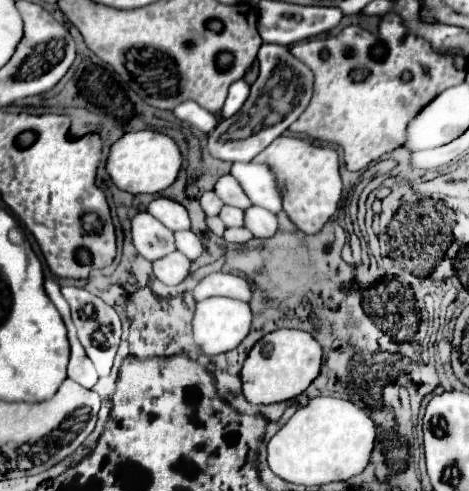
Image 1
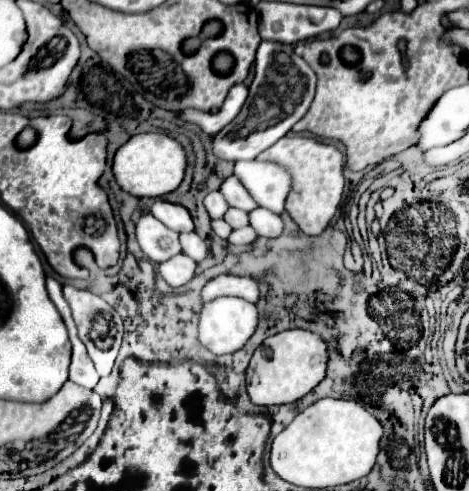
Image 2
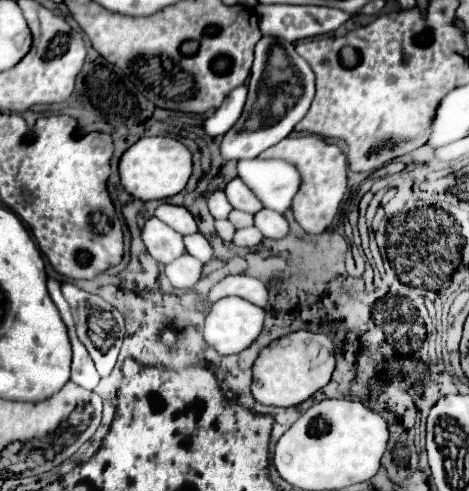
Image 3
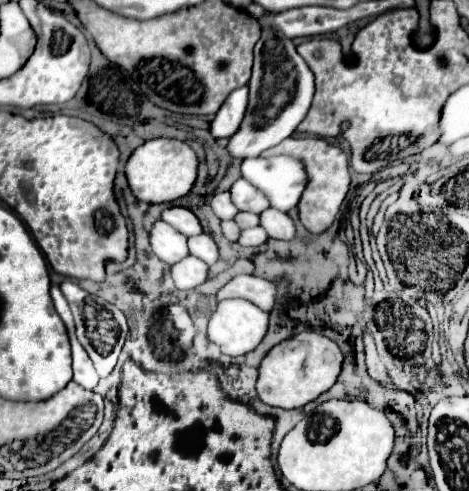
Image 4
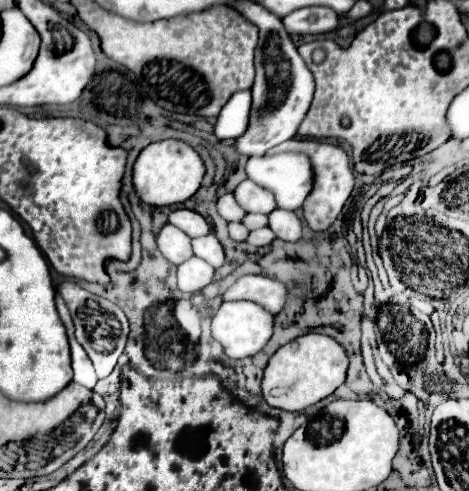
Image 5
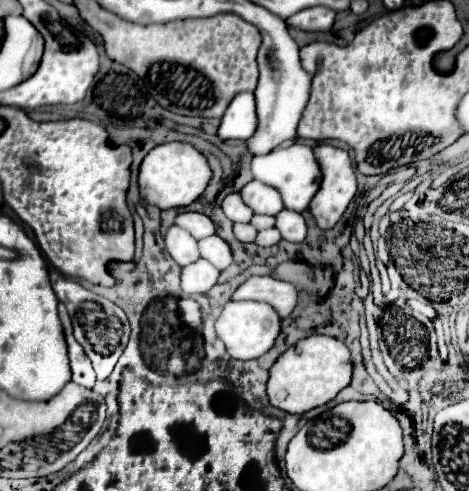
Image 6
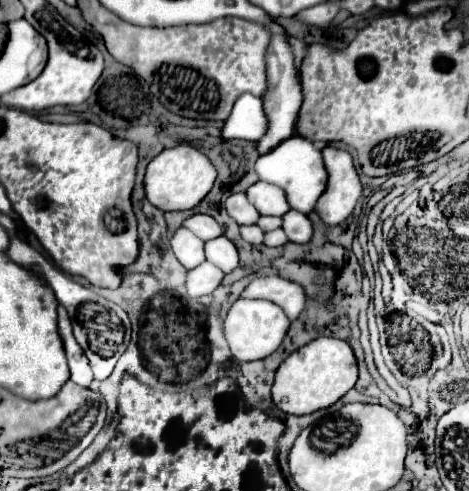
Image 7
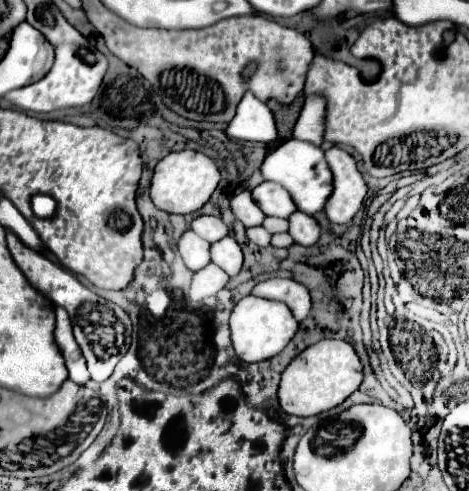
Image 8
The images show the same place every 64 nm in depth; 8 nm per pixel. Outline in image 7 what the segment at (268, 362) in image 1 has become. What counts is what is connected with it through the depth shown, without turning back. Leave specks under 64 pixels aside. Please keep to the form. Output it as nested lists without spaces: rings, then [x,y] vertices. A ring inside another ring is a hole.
[[[316,338],[300,350],[292,352],[278,368],[272,386],[272,398],[276,406],[286,414],[312,414],[336,404],[358,380],[358,364],[352,348],[338,338]]]

